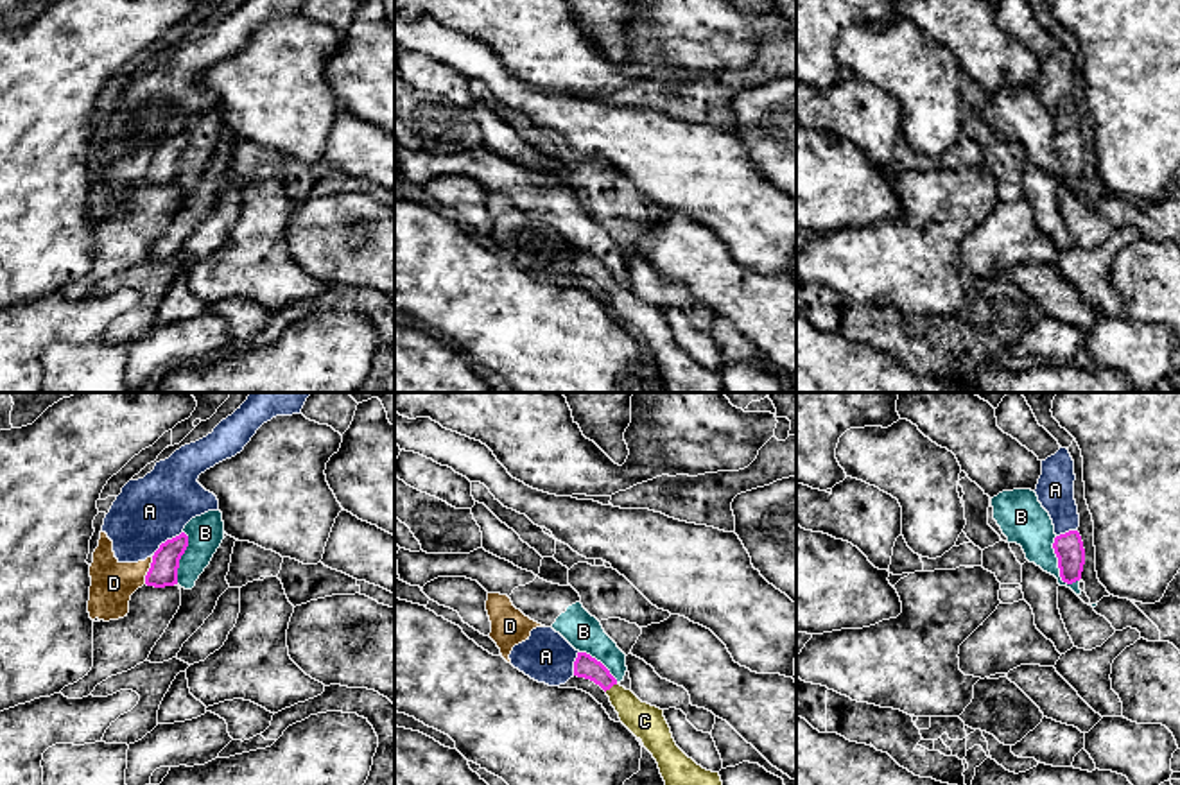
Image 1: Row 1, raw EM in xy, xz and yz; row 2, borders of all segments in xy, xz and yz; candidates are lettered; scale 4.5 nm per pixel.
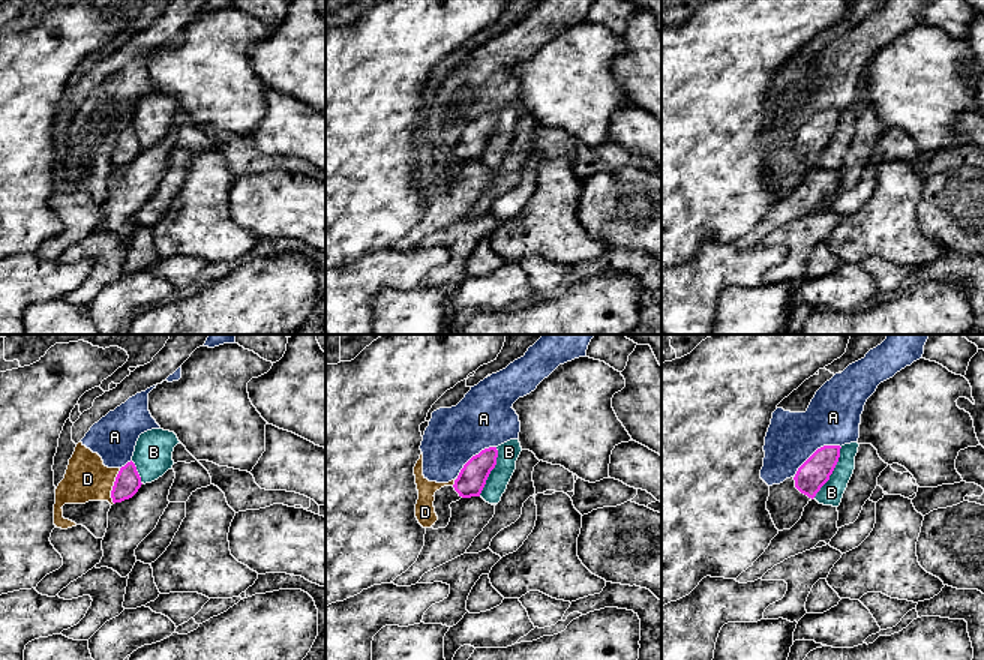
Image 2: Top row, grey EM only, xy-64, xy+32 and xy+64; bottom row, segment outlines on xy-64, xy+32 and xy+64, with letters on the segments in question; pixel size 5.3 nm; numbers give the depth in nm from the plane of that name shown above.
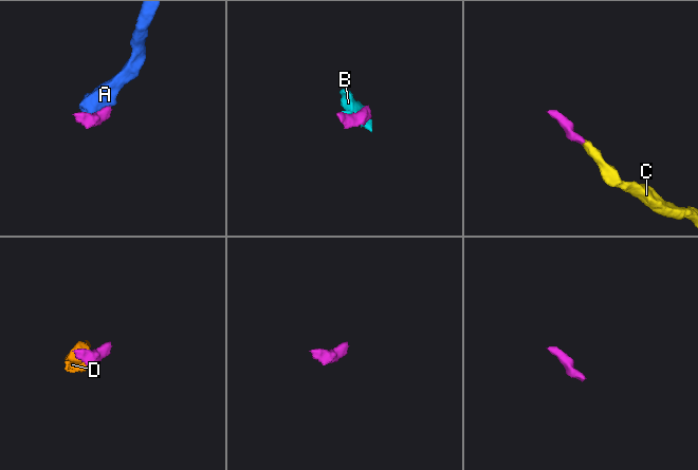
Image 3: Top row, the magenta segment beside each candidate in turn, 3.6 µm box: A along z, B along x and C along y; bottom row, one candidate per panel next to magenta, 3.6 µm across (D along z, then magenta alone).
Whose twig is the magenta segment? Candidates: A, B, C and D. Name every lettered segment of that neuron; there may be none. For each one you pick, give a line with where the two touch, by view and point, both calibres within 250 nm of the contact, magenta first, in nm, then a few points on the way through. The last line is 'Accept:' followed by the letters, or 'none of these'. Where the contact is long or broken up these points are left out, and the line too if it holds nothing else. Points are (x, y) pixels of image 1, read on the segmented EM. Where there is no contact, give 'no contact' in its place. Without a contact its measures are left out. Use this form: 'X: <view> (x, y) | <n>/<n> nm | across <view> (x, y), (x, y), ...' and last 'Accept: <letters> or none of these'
C: xz (610, 687) | 100/160 nm | across xz (585, 665), (610, 687), (644, 721)
Accept: C

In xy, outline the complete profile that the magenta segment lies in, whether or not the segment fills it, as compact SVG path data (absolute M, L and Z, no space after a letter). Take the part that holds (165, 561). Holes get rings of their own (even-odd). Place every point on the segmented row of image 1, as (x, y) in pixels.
M185 532L161 543L152 556L151 568L145 575L145 584L154 588L178 584L179 559L185 554L187 547L188 536Z

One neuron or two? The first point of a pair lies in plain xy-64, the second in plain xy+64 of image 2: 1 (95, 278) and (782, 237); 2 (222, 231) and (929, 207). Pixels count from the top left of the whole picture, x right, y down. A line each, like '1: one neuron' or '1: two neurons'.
1: one neuron
2: two neurons

